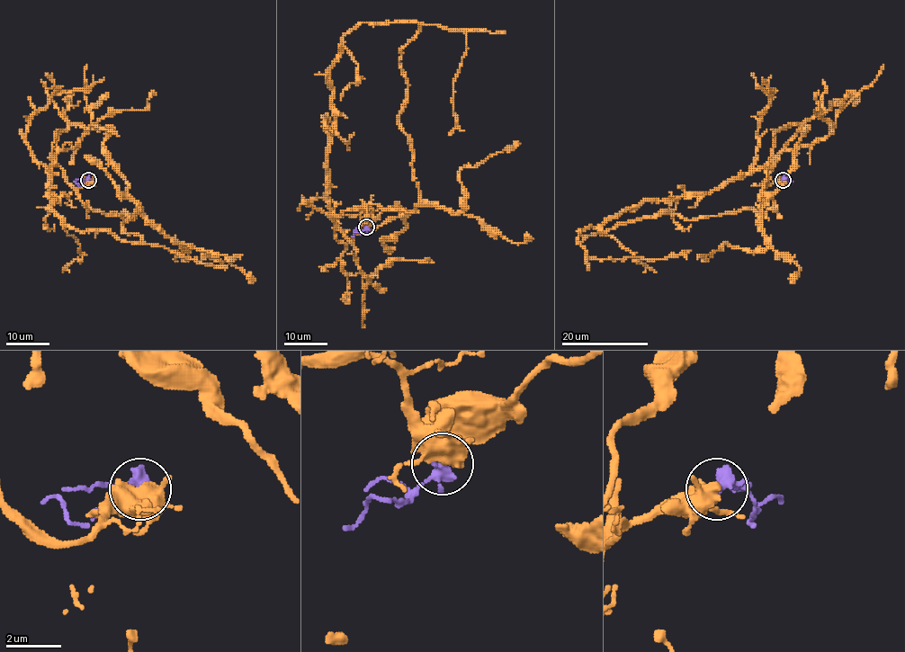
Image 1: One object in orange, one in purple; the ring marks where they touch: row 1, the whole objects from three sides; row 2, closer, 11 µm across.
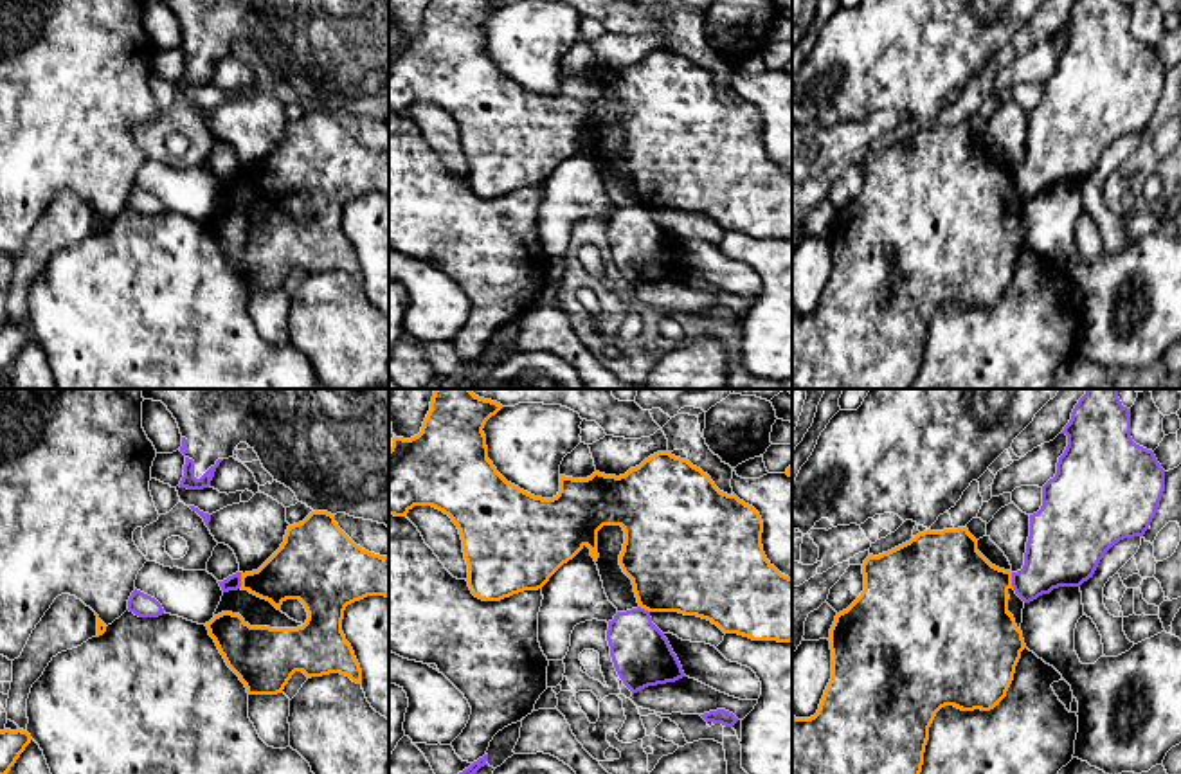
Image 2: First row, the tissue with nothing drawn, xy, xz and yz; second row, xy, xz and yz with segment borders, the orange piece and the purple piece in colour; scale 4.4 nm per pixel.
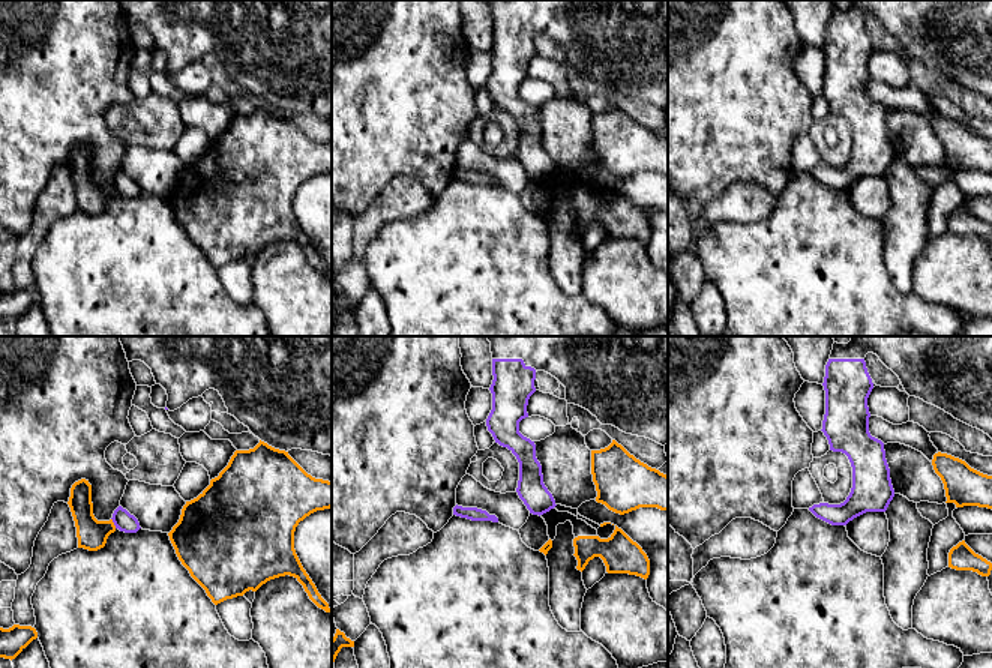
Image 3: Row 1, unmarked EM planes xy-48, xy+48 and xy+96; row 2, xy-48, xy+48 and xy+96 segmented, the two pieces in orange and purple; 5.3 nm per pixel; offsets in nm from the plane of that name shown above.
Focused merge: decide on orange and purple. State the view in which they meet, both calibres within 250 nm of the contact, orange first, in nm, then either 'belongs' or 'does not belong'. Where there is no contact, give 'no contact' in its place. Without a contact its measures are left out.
xy | 260/70 nm | does not belong

